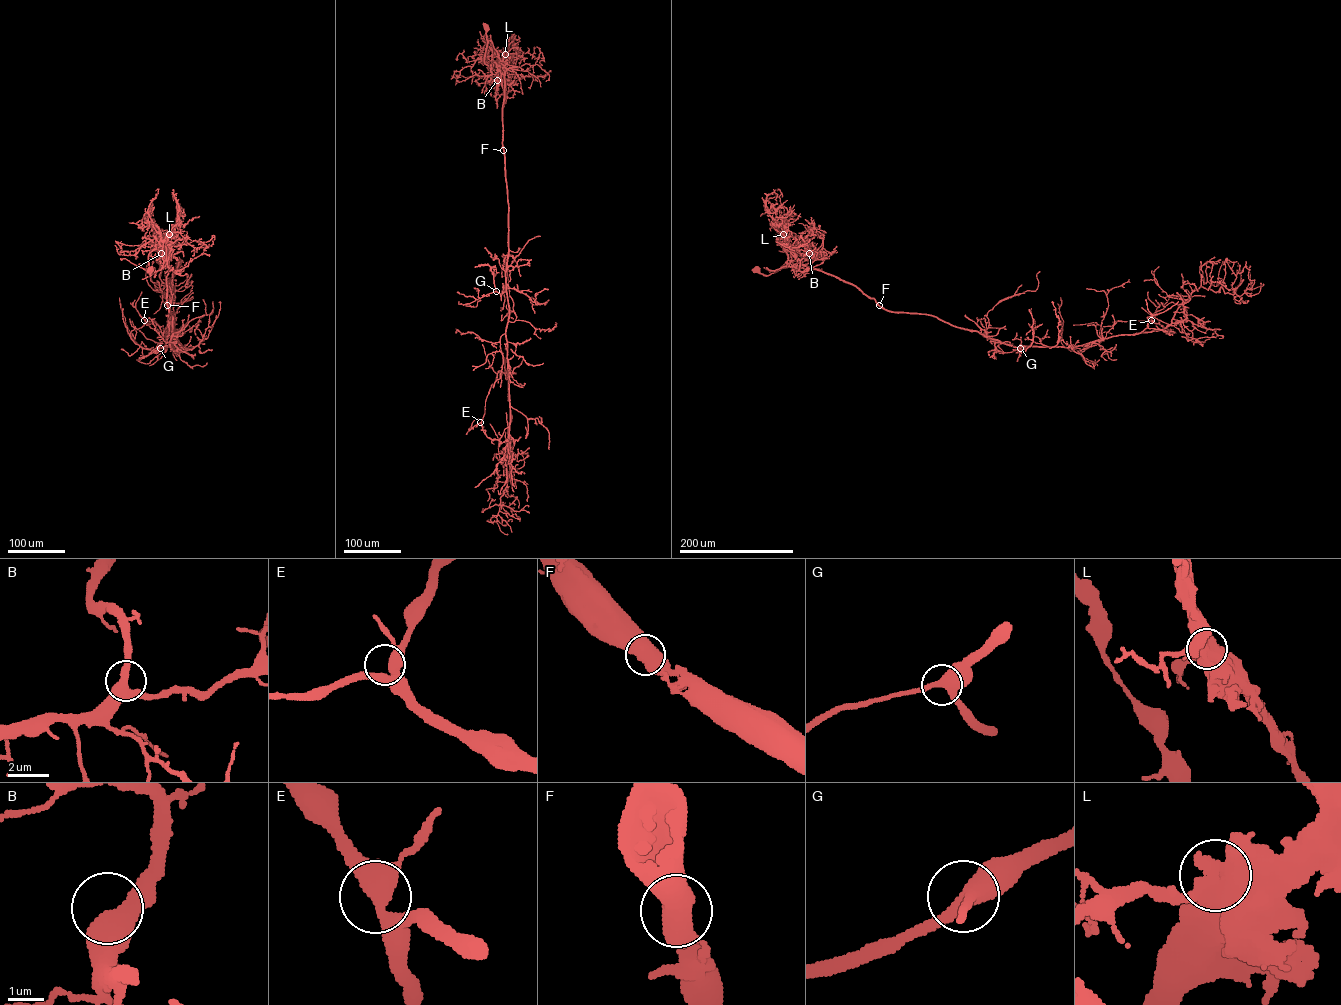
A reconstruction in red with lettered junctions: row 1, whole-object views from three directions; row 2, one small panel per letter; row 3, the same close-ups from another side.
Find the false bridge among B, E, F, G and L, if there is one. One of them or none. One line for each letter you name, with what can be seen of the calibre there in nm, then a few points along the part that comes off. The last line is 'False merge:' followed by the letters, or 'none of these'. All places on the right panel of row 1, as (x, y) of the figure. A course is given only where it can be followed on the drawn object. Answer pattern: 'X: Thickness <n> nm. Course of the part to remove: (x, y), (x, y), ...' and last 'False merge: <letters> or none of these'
False merge: none of these

